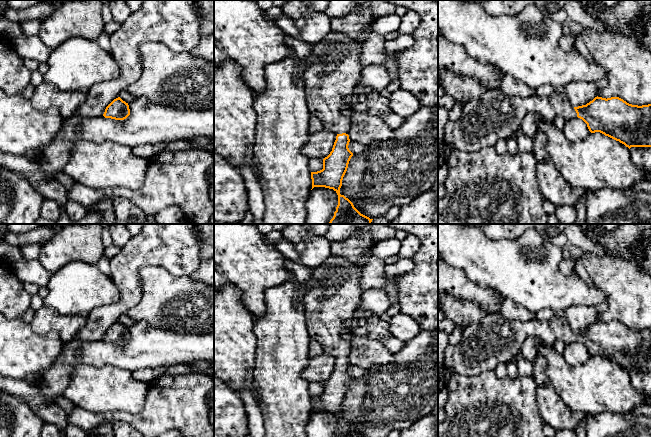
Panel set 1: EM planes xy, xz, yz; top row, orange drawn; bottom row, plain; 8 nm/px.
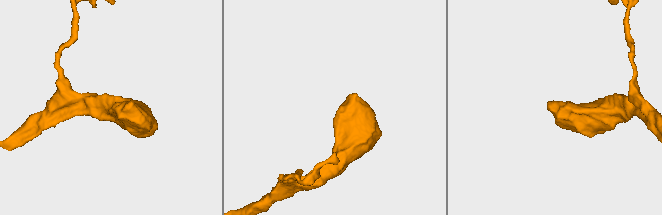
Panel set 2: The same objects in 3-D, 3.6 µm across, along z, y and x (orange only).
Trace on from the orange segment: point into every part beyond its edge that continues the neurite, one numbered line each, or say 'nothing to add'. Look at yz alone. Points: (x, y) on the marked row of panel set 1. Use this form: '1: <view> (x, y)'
1: yz (495, 115)

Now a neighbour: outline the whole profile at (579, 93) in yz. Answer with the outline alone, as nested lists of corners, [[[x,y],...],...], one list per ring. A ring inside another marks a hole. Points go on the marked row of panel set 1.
[[[576,81],[564,86],[564,93],[573,107],[586,105],[597,97],[597,89],[594,83]]]

